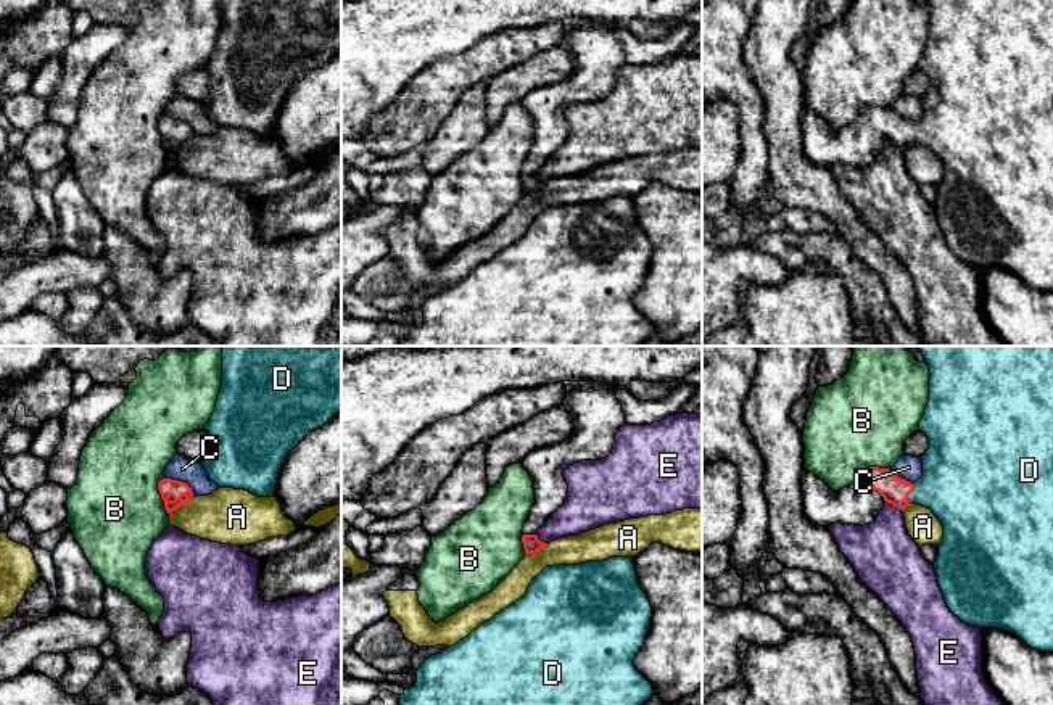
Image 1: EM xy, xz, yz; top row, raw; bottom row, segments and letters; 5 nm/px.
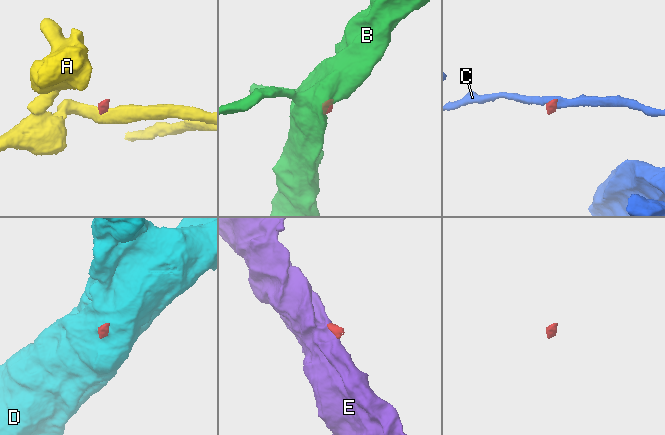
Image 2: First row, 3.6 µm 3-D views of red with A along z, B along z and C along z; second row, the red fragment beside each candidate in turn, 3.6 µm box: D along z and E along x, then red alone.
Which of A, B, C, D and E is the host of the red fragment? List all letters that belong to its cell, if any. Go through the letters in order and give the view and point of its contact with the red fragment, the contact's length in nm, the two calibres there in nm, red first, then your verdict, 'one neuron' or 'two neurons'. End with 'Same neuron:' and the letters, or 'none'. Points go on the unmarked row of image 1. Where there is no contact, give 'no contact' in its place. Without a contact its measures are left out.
A: xy (181, 144) | 160 nm | 90/280 nm | two neurons
B: xy (160, 132) | 190 nm | 90/480 nm | two neurons
C: xy (181, 121) | 180 nm | 90/120 nm | two neurons
D: yz (910, 132) | 100 nm | 140/380 nm | one neuron
E: yz (894, 145) | 90 nm | 140/320 nm | two neurons
Same neuron: D

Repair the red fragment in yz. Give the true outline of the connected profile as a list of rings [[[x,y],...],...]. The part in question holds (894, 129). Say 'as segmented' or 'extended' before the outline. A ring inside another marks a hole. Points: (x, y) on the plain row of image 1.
extended | [[[926,0],[926,3],[931,10],[929,42],[919,61],[919,71],[927,76],[929,89],[921,97],[923,116],[913,124],[894,114],[889,108],[869,106],[850,126],[832,130],[815,113],[803,111],[803,153],[810,163],[818,166],[831,166],[834,163],[865,166],[876,159],[887,142],[900,150],[910,143],[931,148],[944,166],[934,209],[950,251],[969,266],[1005,269],[1014,272],[1032,288],[1053,291],[1053,0]]]

